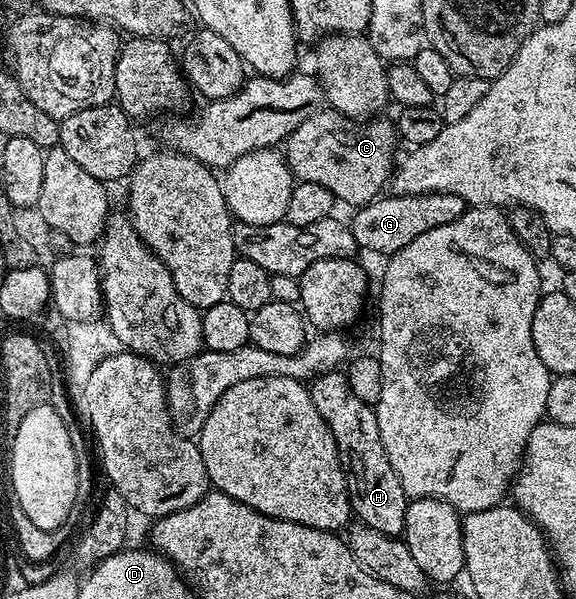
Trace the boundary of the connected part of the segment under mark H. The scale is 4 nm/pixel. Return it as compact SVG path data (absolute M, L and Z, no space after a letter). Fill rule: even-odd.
M340 369L317 375L308 383L308 388L315 408L319 408L319 416L323 416L327 428L331 428L331 436L335 436L335 448L339 452L339 460L349 489L349 503L360 525L375 528L375 532L383 532L392 538L404 535L407 499L403 492L403 484L399 484L399 476L395 476L395 468L391 468L391 460L387 460L387 452L379 436L376 409L363 404L363 400L359 400L359 396L351 392L351 384Z

